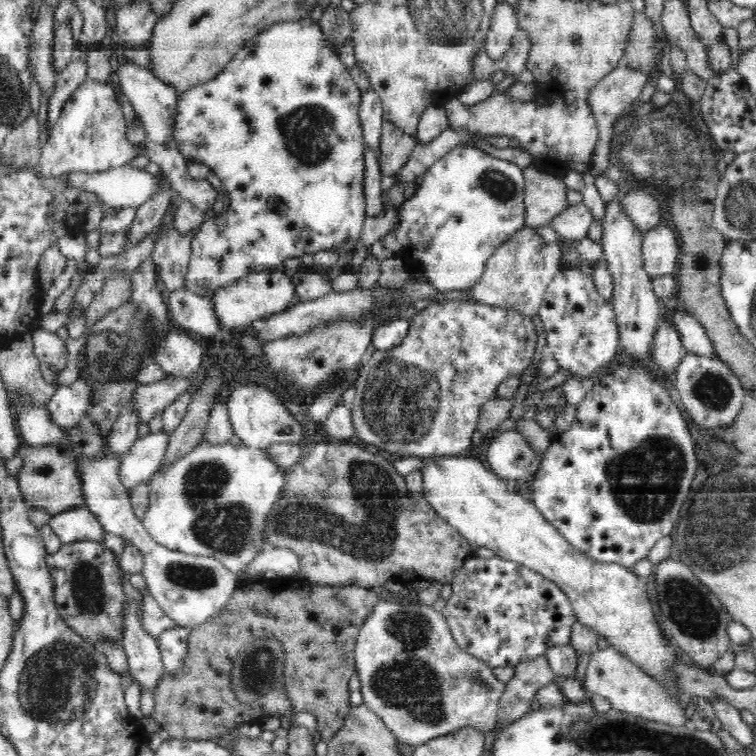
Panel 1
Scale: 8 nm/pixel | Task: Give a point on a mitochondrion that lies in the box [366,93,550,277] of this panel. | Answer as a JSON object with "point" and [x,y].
{"point":[494,183]}

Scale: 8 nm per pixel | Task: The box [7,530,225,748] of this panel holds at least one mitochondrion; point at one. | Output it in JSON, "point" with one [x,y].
{"point":[59,682]}

